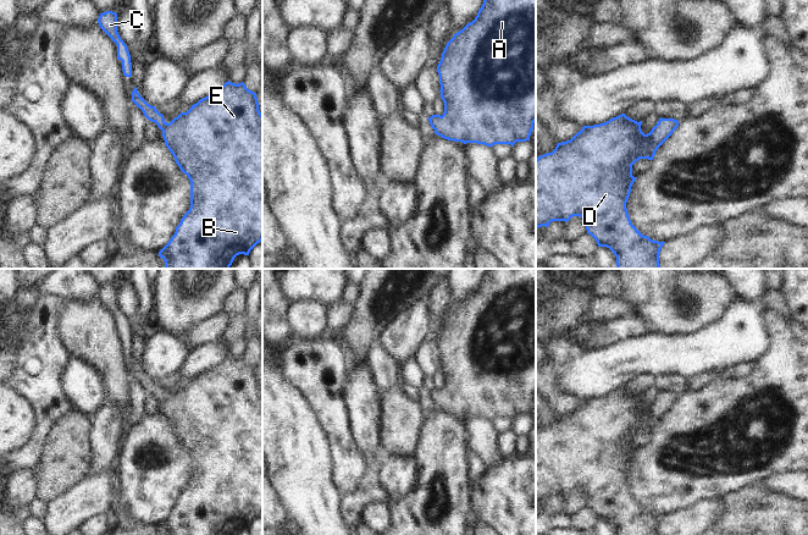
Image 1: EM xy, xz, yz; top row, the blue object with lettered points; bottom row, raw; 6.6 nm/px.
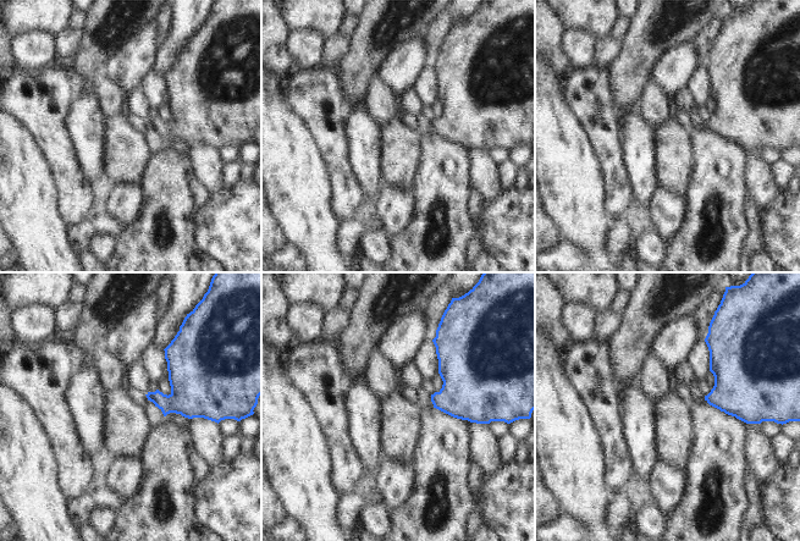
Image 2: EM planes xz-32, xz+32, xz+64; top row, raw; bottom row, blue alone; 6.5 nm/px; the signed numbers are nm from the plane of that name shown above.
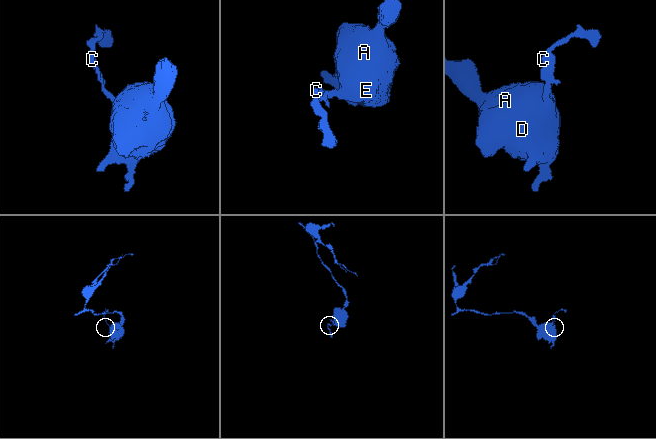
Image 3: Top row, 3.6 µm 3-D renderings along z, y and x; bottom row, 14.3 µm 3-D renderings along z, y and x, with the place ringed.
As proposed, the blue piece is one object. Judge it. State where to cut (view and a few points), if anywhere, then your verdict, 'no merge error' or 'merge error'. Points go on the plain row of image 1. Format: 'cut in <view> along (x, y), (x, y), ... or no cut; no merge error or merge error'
no cut; no merge error

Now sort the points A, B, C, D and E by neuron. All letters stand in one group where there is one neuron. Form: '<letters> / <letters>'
A B C D E

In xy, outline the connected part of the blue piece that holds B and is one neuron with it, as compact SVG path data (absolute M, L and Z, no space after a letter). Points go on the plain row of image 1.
M228 354L170 397L155 380L140 370L135 360L132 375L162 404L167 423L190 454L190 481L168 517L159 525L159 530L164 535L233 535L239 528L249 529L262 514L262 387L256 366L249 364L243 355L236 358Z

